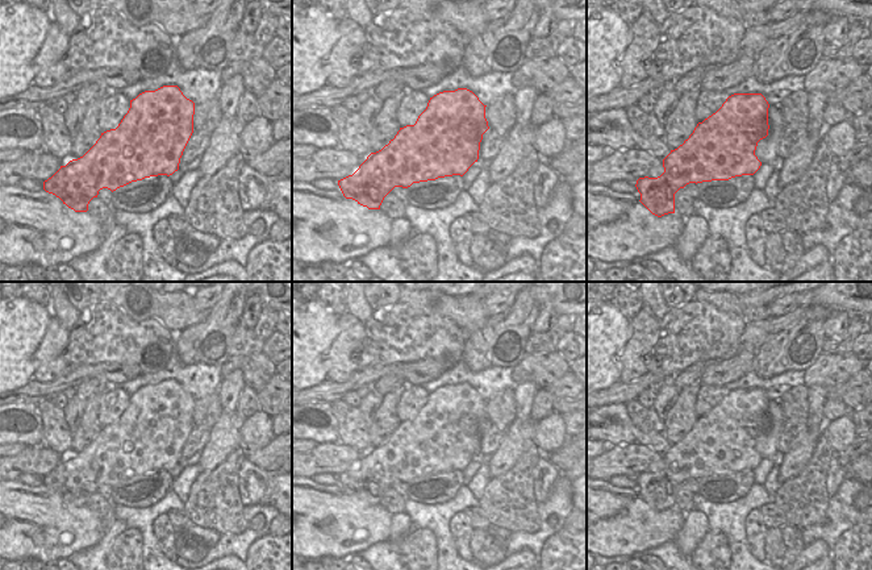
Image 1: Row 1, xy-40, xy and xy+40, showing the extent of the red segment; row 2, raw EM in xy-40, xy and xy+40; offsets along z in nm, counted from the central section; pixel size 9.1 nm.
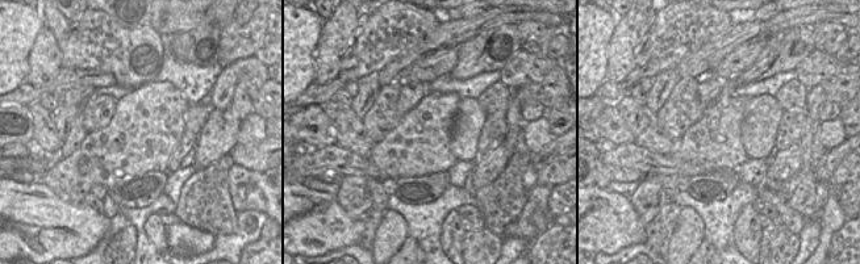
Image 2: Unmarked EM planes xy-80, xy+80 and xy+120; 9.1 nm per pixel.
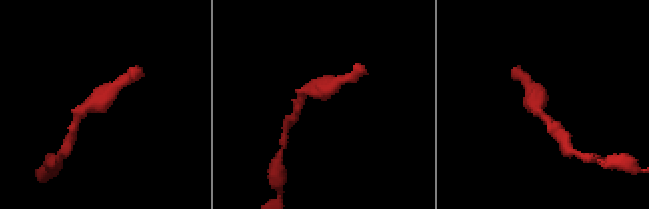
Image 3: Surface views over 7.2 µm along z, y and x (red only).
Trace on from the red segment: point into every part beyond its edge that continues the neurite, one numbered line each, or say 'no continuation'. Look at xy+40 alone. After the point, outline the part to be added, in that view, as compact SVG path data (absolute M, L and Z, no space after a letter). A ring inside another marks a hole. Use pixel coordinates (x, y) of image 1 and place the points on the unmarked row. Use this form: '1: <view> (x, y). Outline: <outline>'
no continuation.

